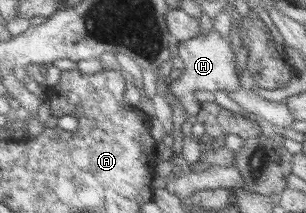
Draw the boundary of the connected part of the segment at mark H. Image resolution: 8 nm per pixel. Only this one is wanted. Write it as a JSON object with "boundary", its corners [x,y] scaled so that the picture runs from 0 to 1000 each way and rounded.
{"boundary":[[[690,136],[673,164],[641,169],[627,183],[578,202],[578,277],[592,277],[598,329],[578,371],[549,394],[562,451],[592,493],[611,549],[641,545],[654,512],[631,437],[637,427],[775,427],[784,408],[775,347],[768,347],[768,258],[745,188],[729,188],[709,146]]]}

